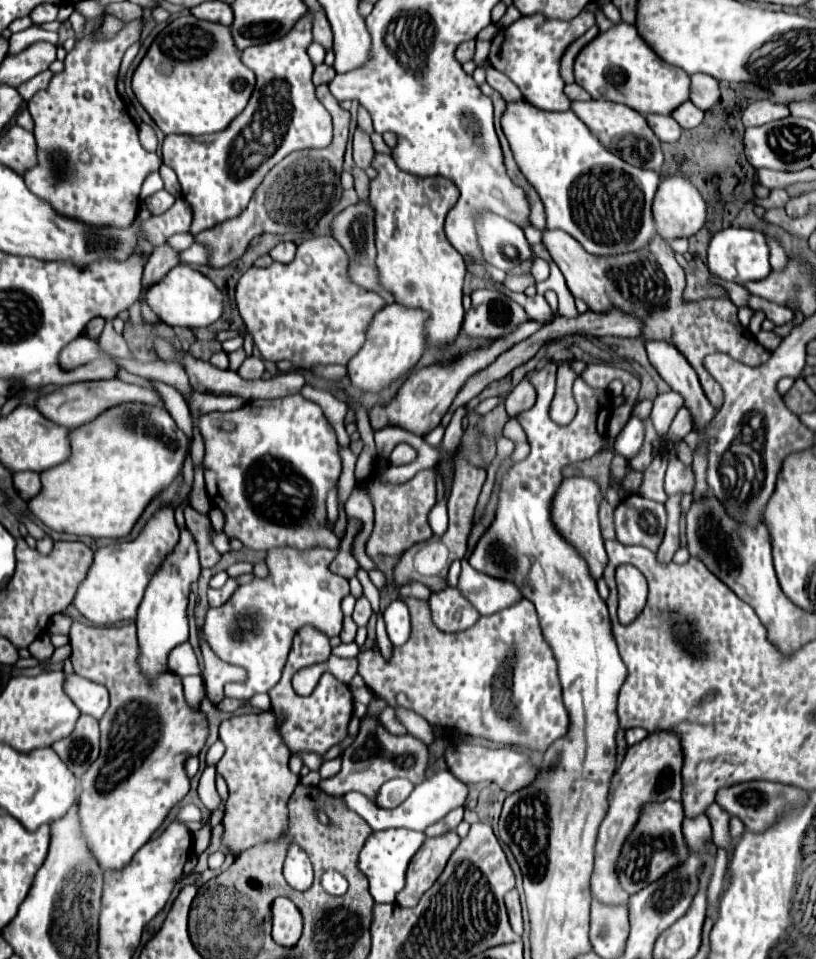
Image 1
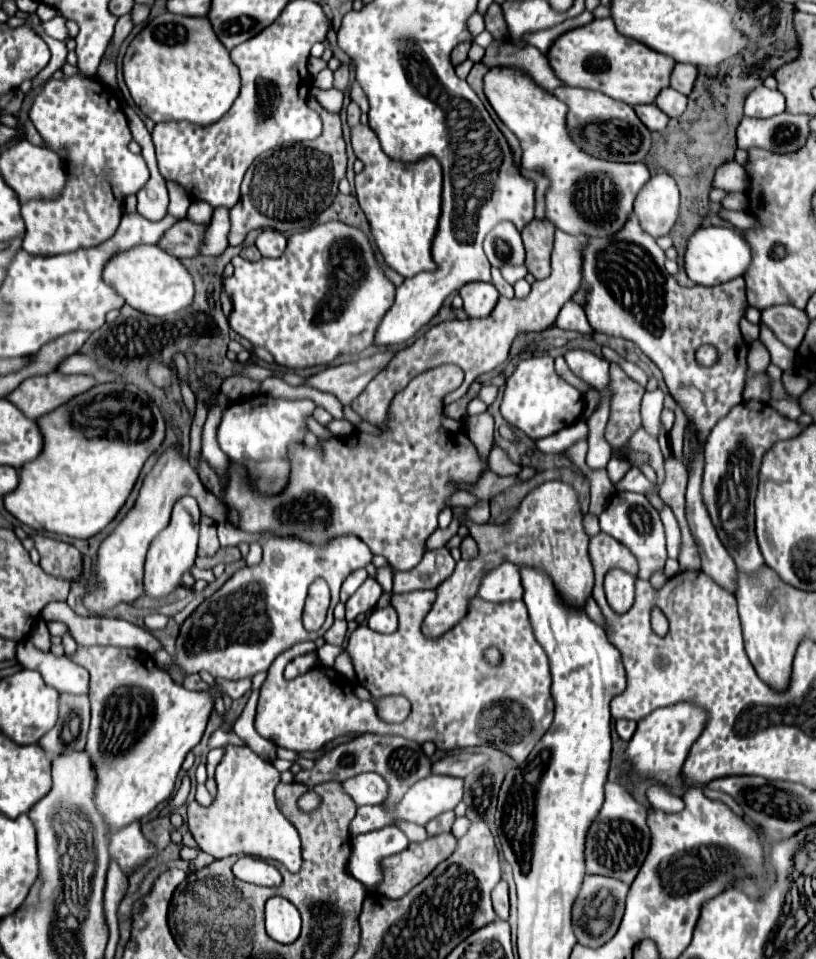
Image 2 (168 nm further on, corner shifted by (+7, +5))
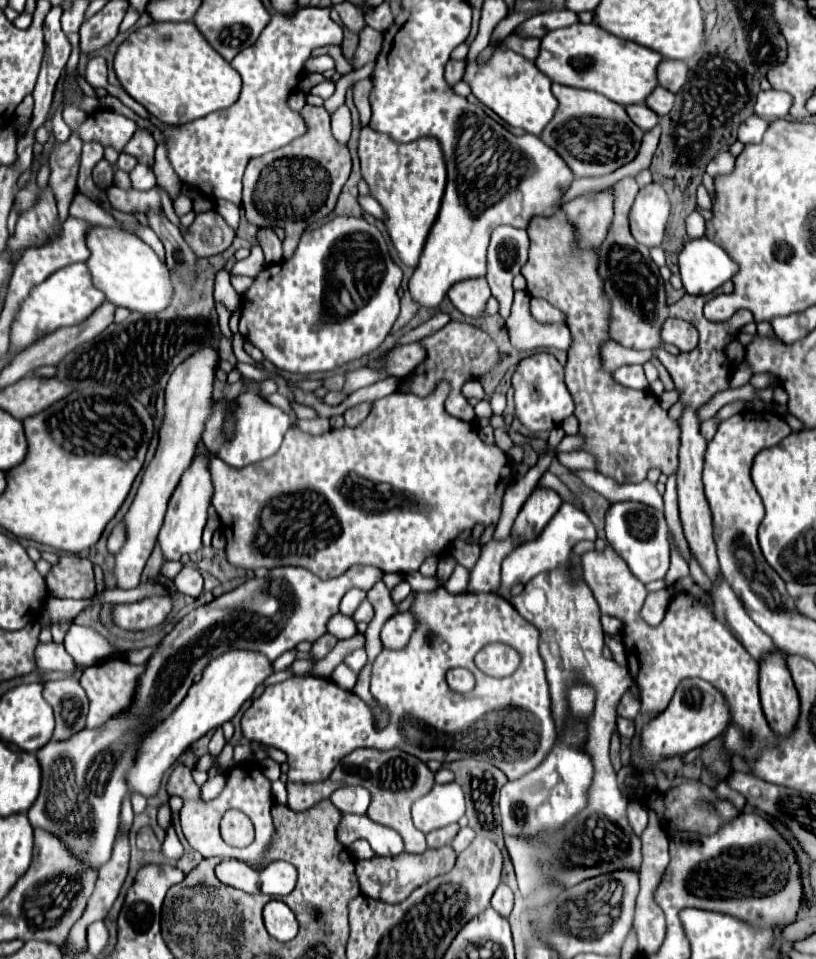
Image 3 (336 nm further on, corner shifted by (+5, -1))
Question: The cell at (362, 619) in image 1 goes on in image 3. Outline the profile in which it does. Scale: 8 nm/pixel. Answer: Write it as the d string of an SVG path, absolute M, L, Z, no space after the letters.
M364 600L364 602L360 604L360 608L356 610L356 614L354 614L354 622L370 622L372 618L374 618L374 610L372 610L370 602Z

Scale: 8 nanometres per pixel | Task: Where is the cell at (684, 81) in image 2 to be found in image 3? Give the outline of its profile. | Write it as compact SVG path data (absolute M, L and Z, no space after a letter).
M662 60L658 66L658 84L670 92L678 92L686 82L688 66L680 60Z

